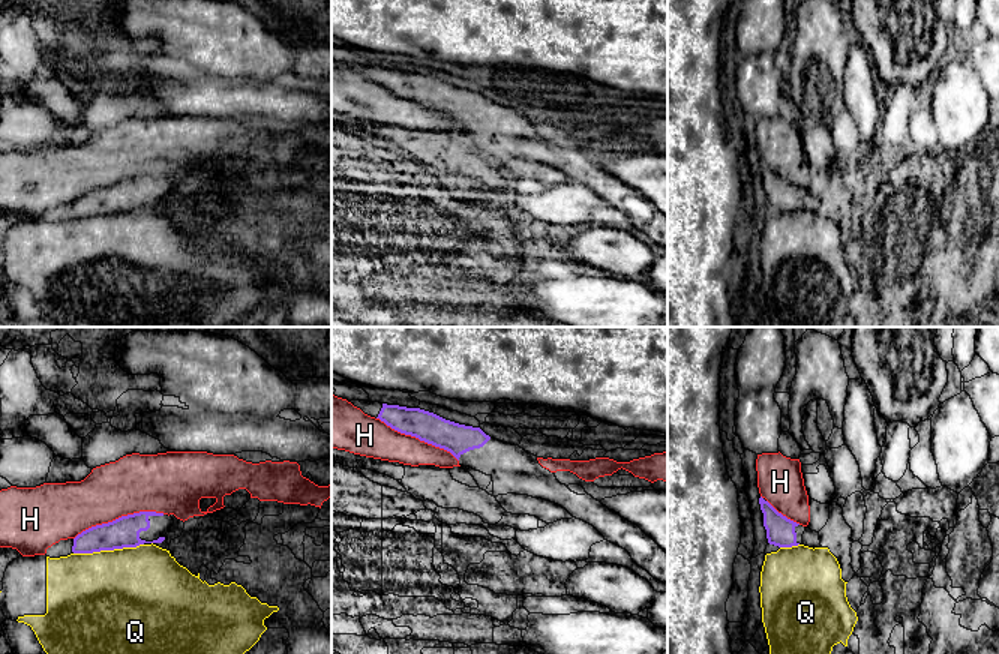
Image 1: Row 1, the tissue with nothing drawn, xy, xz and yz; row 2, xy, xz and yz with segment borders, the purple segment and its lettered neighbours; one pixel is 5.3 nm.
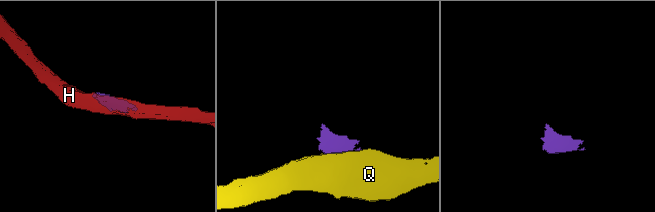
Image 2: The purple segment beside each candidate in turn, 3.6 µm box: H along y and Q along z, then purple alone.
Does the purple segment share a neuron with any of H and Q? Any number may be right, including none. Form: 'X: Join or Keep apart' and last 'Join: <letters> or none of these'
H: Keep apart
Q: Keep apart
Join: none of these

